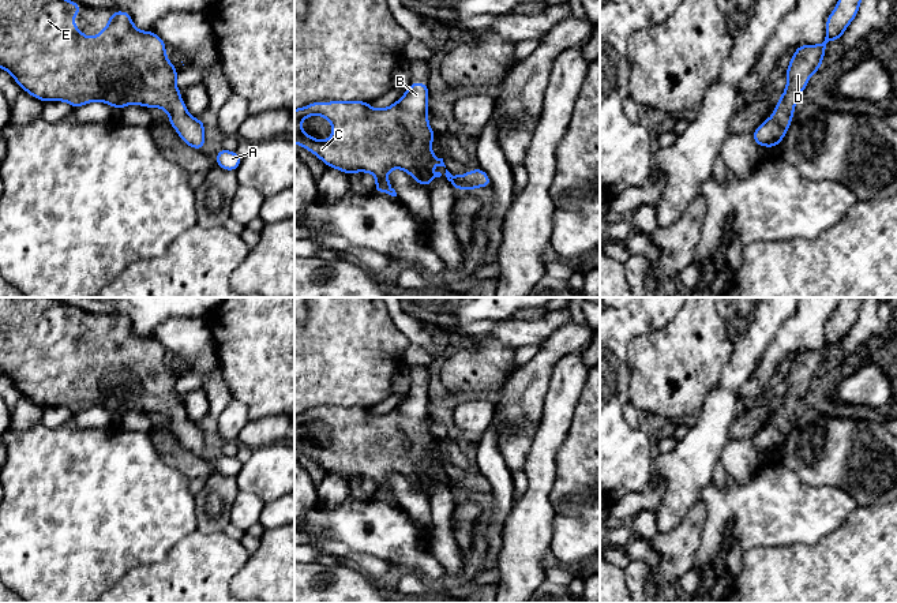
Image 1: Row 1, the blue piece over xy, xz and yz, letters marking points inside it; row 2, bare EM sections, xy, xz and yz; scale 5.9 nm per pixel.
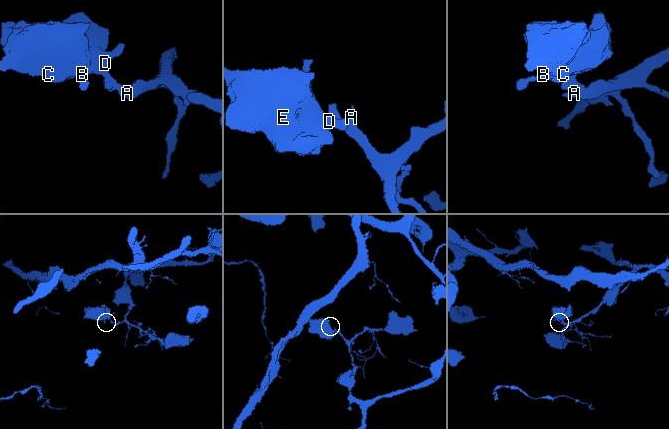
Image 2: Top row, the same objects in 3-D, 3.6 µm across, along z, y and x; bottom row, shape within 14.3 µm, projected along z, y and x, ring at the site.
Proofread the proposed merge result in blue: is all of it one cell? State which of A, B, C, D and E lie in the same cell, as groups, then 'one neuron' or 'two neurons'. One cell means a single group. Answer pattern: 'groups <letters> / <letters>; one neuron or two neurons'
groups A B C D E; one neuron

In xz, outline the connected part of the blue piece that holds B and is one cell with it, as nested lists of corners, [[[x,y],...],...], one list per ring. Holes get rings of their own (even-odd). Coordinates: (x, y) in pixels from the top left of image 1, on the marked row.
[[[414,82],[395,104],[383,109],[374,109],[365,101],[312,102],[294,109],[294,143],[348,176],[354,172],[375,175],[372,192],[397,196],[387,180],[394,168],[429,188],[442,173],[431,173],[428,166],[446,165],[431,150],[435,132],[428,124],[428,95],[428,86]],[[314,115],[331,123],[333,134],[327,141],[308,136],[300,127],[304,119]]]

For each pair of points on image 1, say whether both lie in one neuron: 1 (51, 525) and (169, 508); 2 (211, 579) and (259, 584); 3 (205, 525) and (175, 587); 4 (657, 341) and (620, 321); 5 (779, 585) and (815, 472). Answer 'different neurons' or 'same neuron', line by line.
1: same neuron
2: different neurons
3: different neurons
4: different neurons
5: different neurons

